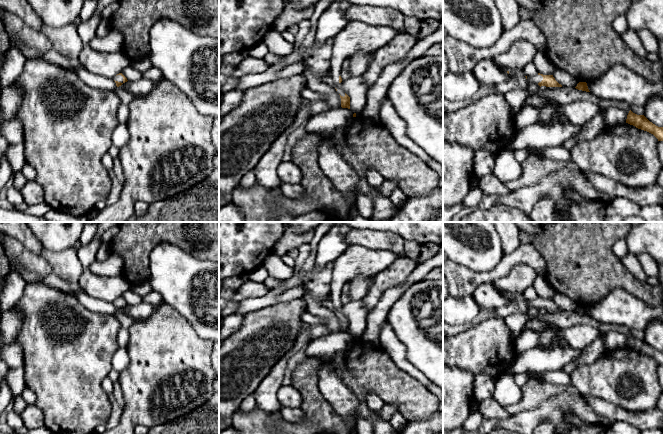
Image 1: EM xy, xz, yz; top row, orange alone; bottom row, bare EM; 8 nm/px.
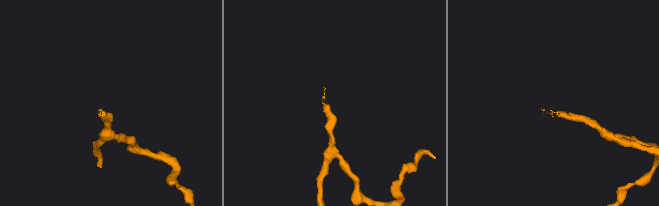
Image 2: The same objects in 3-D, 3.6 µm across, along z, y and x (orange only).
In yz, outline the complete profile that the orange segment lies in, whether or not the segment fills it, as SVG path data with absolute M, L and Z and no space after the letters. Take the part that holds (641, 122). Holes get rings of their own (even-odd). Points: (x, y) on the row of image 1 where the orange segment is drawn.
M630 110L627 115L626 123L653 134L658 141L663 141L663 127L656 126L644 115L637 115Z

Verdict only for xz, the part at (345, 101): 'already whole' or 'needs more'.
needs more

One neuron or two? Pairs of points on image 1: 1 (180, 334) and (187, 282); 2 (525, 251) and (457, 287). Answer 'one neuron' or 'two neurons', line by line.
1: two neurons
2: one neuron

